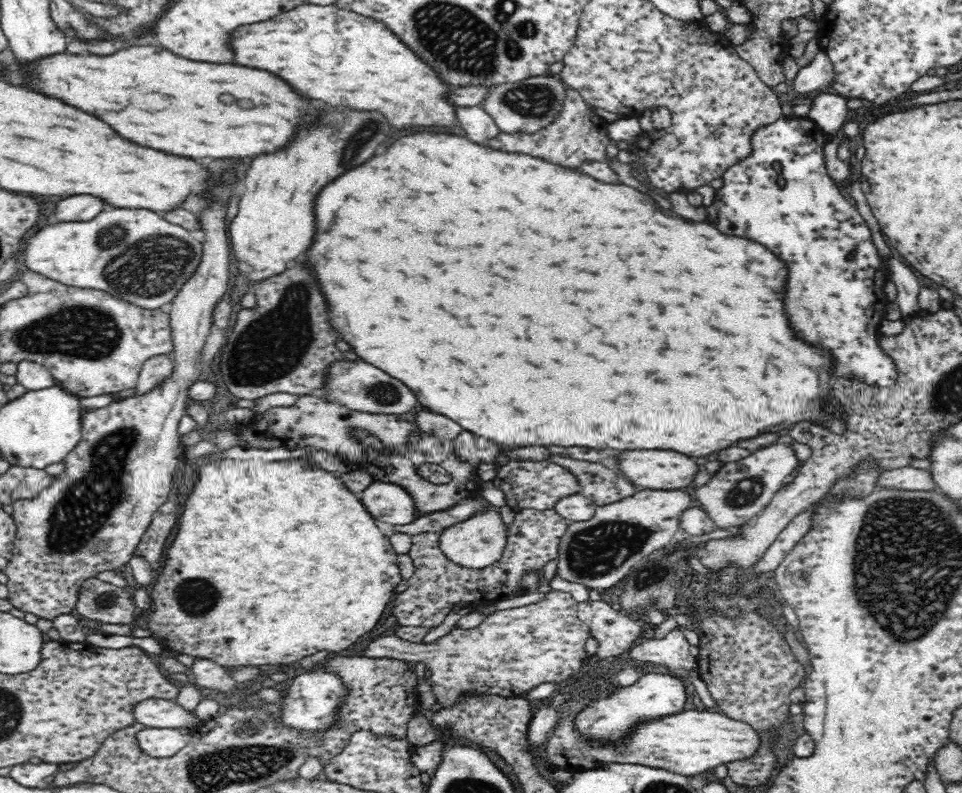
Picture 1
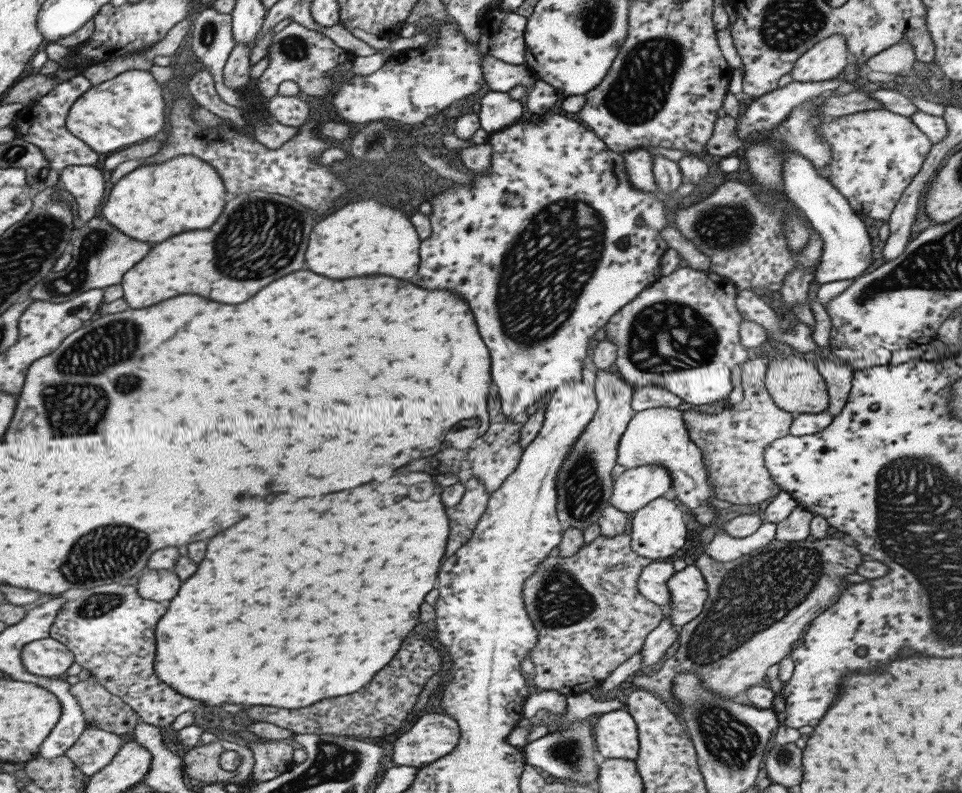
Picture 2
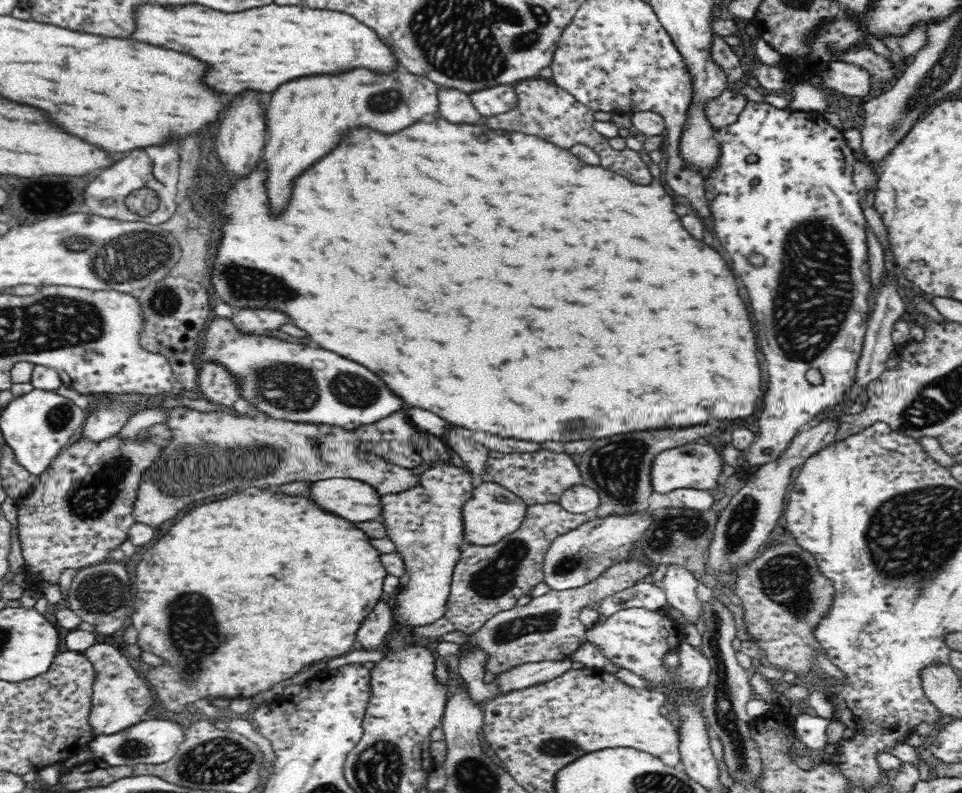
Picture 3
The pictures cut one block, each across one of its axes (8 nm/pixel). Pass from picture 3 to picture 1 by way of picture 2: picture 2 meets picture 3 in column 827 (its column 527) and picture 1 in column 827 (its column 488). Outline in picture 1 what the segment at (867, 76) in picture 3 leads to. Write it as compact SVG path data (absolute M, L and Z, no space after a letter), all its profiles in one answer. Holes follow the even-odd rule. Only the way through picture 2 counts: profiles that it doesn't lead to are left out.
M820 51L807 66L798 68L791 80L794 90L804 94L814 92L814 90L827 90L835 81L835 76L832 61L824 52Z

